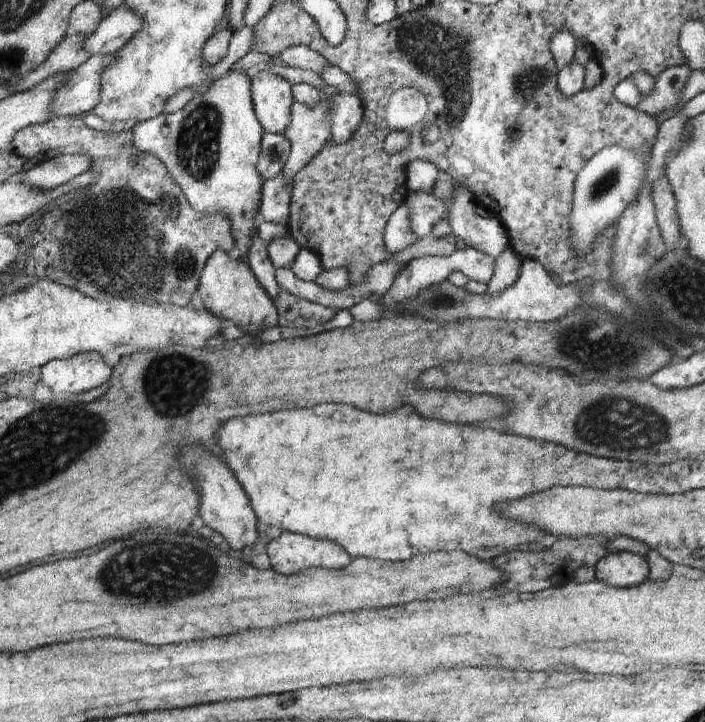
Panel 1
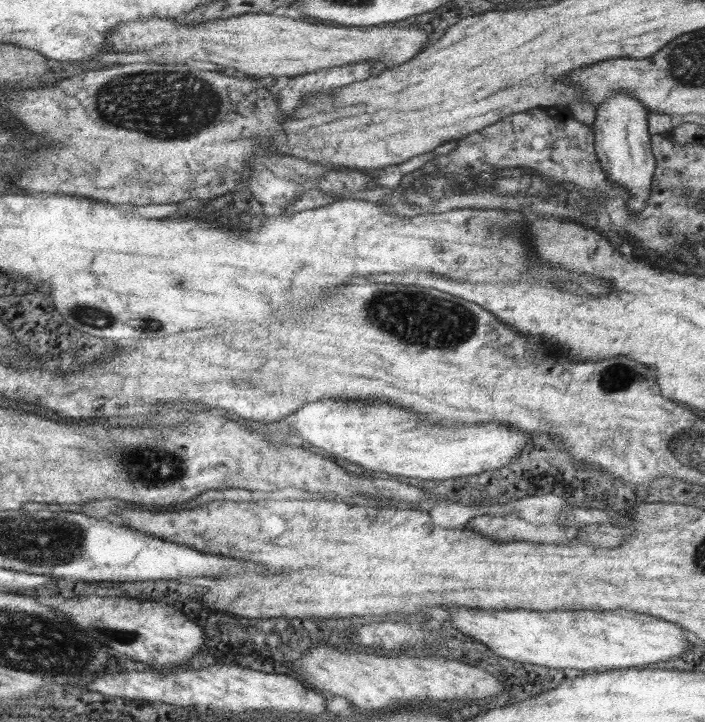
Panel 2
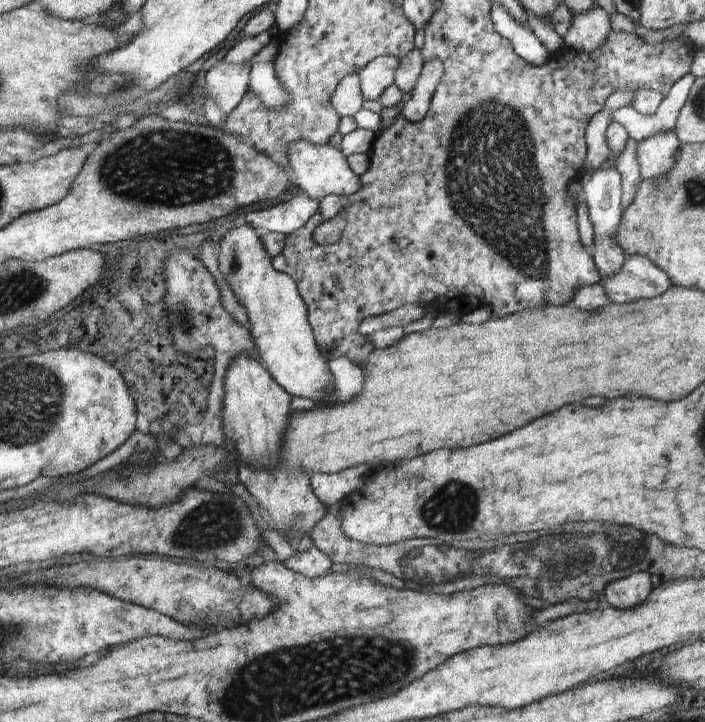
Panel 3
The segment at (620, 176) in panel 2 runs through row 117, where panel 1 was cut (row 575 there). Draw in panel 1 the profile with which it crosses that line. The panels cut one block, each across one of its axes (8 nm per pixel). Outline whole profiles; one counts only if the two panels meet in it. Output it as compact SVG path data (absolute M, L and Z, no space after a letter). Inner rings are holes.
M628 551L610 553L595 564L595 576L614 588L640 586L648 578L646 557Z

